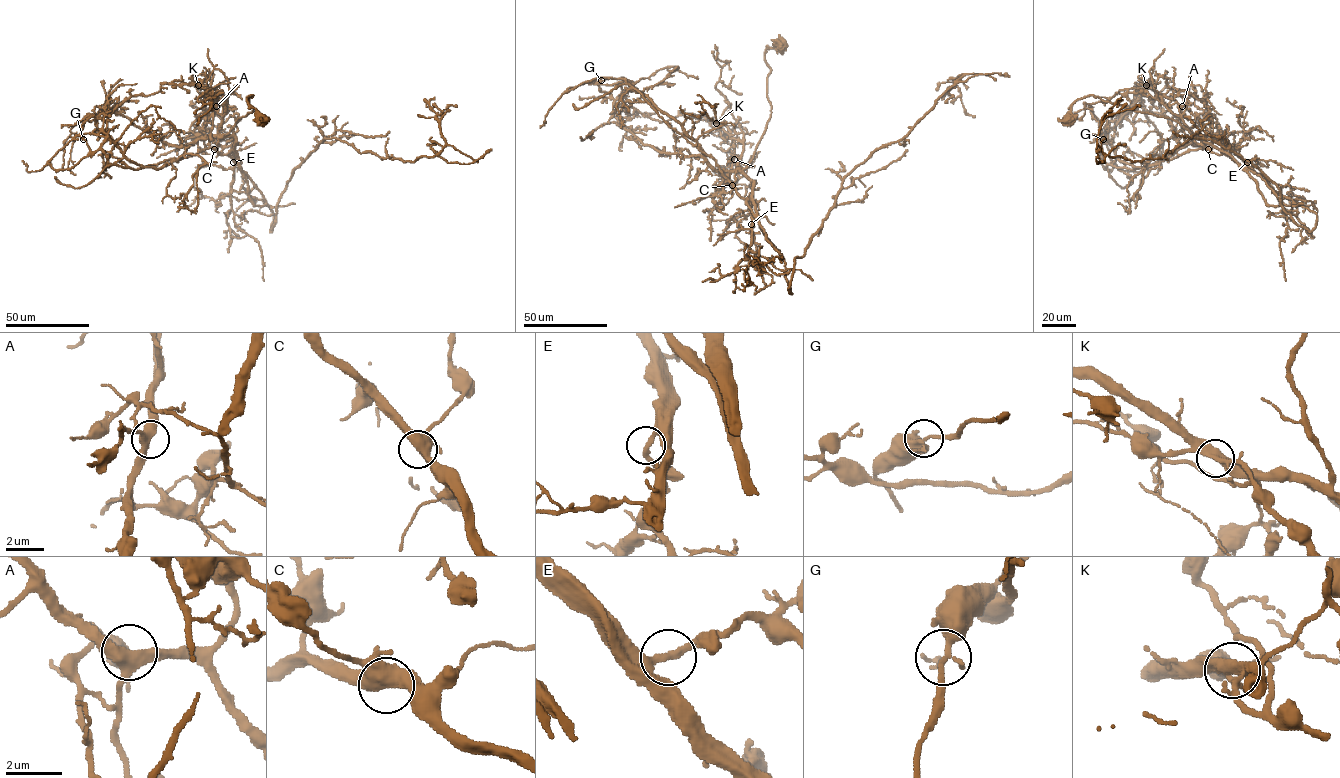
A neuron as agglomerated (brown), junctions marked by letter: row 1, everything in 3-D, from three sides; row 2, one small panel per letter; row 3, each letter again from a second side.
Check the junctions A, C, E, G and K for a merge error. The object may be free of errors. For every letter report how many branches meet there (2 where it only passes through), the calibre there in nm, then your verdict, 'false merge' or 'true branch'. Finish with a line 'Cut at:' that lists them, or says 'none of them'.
A: branches 3; calibre 420 nm; true branch
C: branches 3; calibre 480 nm; true branch
E: branches 2; calibre 260 nm; true branch
G: branches 2; calibre 240 nm; true branch
K: branches 2; calibre 480 nm; false merge
Cut at: K

